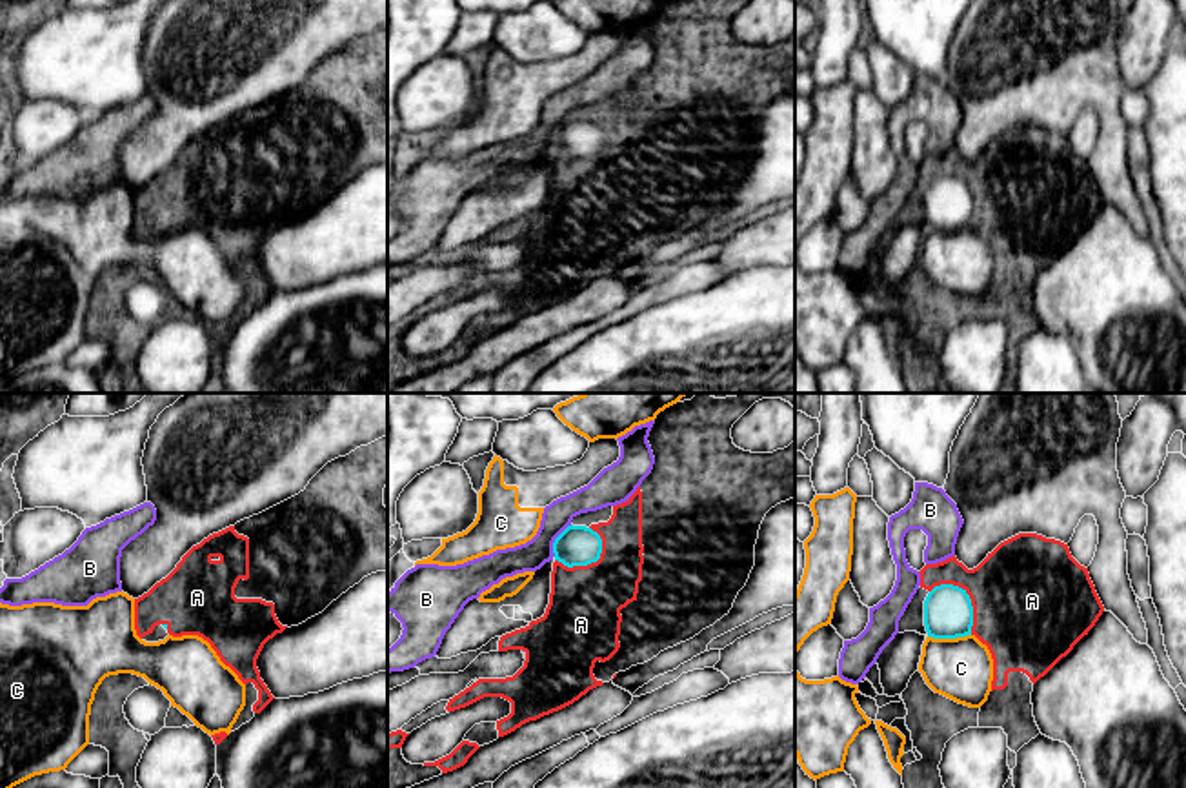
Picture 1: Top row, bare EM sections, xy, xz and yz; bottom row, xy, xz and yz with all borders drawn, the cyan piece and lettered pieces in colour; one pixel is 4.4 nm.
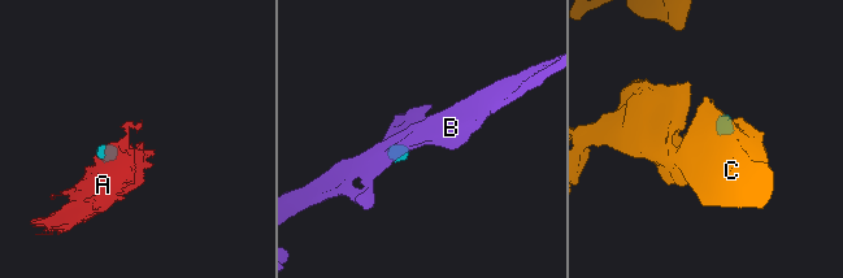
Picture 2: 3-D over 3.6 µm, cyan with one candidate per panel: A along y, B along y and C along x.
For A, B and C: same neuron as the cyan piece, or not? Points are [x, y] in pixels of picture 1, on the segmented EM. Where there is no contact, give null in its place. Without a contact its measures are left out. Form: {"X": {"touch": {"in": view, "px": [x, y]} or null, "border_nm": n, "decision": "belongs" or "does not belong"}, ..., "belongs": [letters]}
{"A": {"touch": {"in": "yz", "px": [970, 599]}, "border_nm": 280, "decision": "belongs"}, "B": {"touch": {"in": "xz", "px": [555, 539]}, "border_nm": 170, "decision": "does not belong"}, "C": {"touch": {"in": "yz", "px": [948, 637]}, "border_nm": 190, "decision": "does not belong"}, "belongs": ["A"]}

